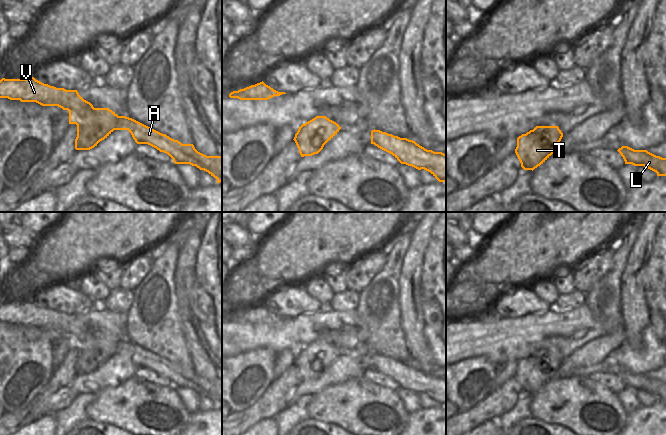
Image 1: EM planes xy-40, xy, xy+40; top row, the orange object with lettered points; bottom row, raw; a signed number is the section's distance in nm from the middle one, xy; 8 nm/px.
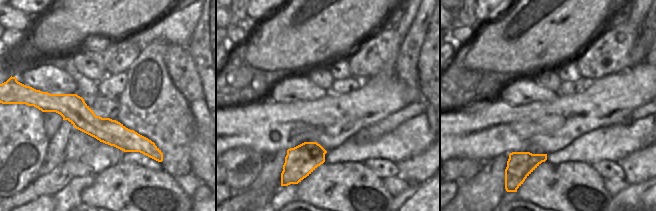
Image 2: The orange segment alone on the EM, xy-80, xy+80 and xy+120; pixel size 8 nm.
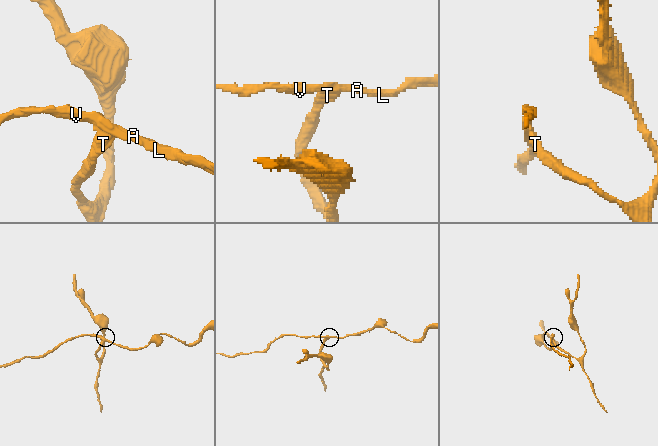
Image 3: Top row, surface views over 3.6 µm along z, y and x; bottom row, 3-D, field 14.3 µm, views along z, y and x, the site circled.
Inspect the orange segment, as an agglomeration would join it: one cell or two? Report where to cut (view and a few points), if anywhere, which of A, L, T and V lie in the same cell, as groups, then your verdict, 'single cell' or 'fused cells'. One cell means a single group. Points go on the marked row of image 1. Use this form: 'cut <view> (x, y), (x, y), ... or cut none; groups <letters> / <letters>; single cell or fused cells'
cut xy-40 (77, 125), (96, 127), (98, 129), (97, 136), (99, 141); groups A L V / T; fused cells

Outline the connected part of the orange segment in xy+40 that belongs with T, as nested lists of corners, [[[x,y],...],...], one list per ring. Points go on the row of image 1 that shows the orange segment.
[[[533,129],[517,138],[515,153],[521,167],[533,171],[555,154],[555,147],[547,141],[547,135],[542,130]]]

